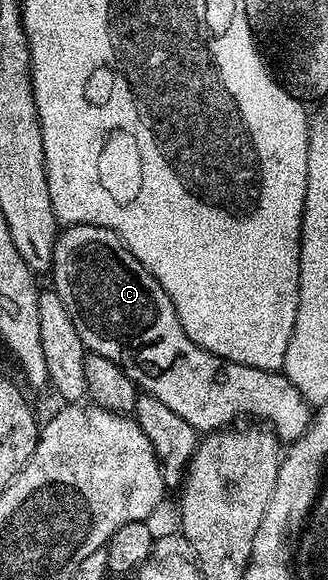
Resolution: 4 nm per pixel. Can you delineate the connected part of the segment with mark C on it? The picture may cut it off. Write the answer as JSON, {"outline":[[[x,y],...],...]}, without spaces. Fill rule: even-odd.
{"outline":[[[87,224],[69,225],[69,227],[59,235],[58,243],[54,246],[54,259],[52,261],[52,277],[53,276],[53,291],[57,292],[59,298],[61,298],[67,308],[69,308],[70,315],[81,321],[83,325],[86,323],[87,326],[90,327],[91,334],[98,339],[92,342],[89,341],[89,351],[93,353],[93,355],[110,359],[116,366],[122,368],[143,393],[160,398],[160,402],[164,402],[164,406],[168,406],[168,408],[176,414],[180,414],[180,418],[184,418],[184,422],[188,422],[198,433],[209,434],[219,430],[229,429],[235,422],[241,421],[238,420],[241,416],[255,416],[255,418],[258,419],[255,421],[265,422],[272,429],[274,435],[278,437],[279,441],[282,442],[298,440],[310,428],[312,423],[312,405],[310,401],[302,396],[296,386],[292,386],[292,382],[281,371],[268,368],[253,368],[251,364],[245,362],[225,360],[221,354],[208,352],[203,345],[192,342],[192,338],[186,333],[184,326],[180,322],[178,311],[174,305],[174,299],[166,293],[164,286],[160,286],[160,282],[136,258],[136,254],[132,254],[130,247],[112,230],[101,228],[100,226],[88,226]]]}

